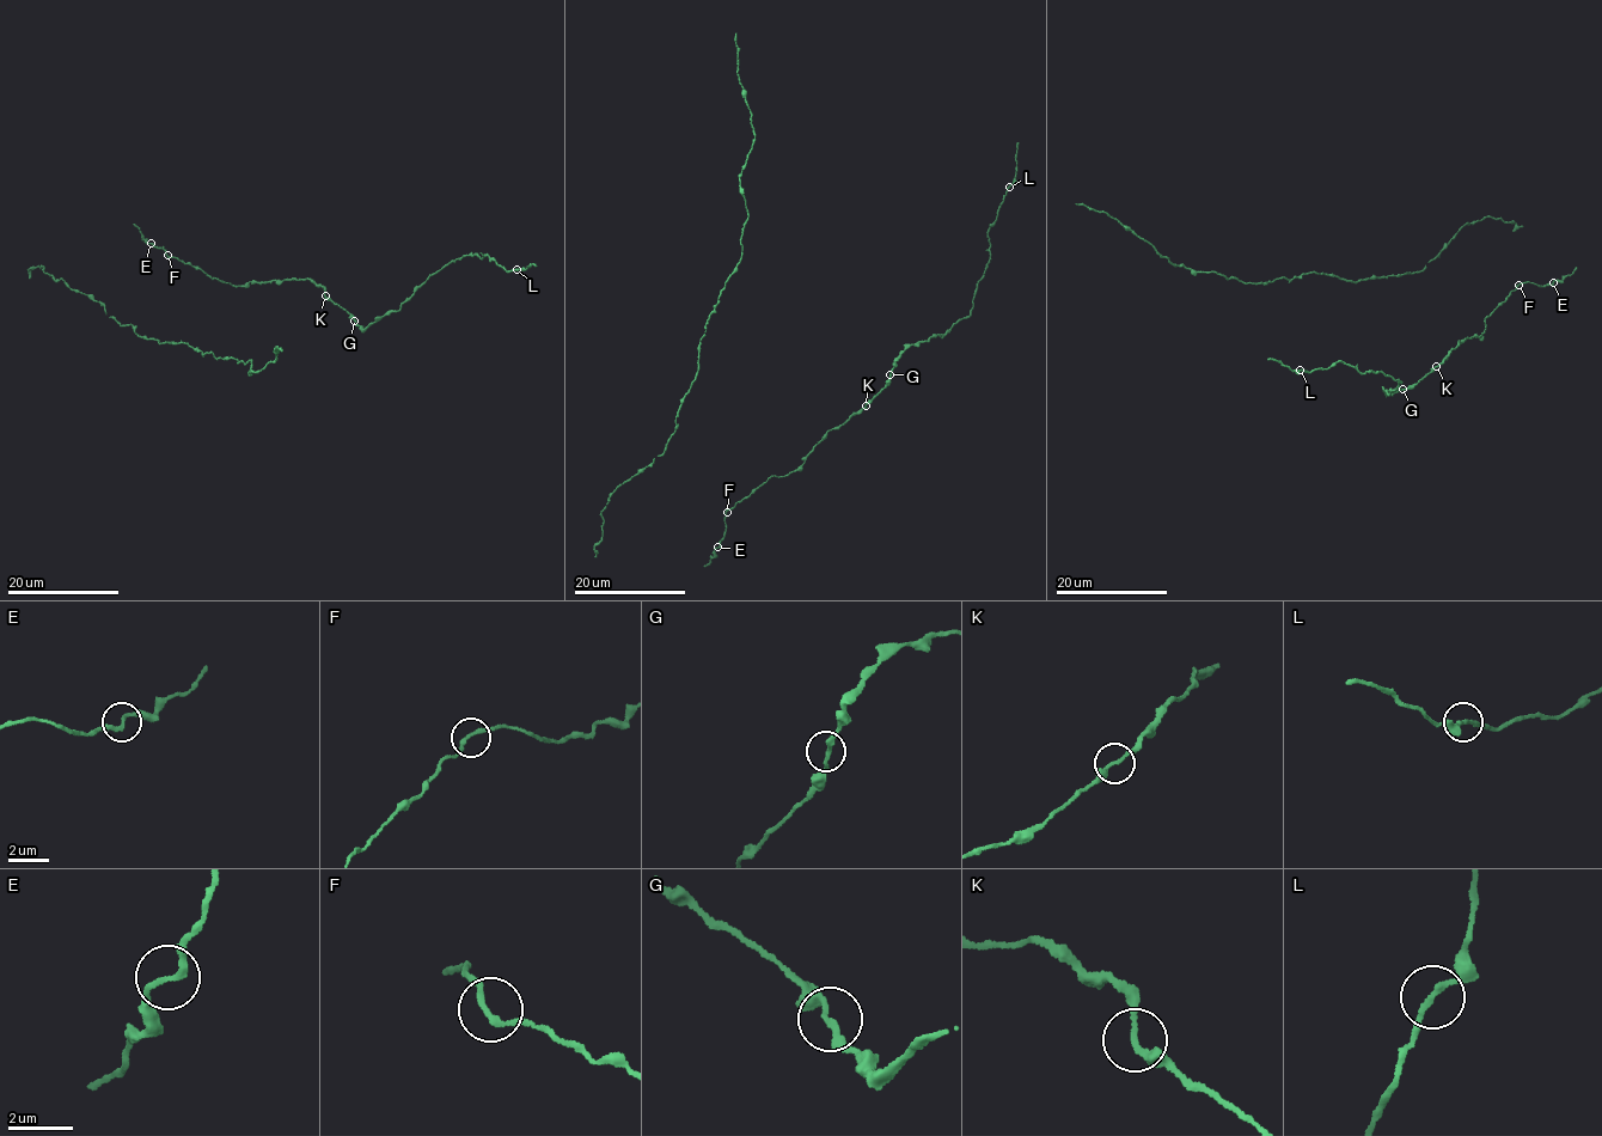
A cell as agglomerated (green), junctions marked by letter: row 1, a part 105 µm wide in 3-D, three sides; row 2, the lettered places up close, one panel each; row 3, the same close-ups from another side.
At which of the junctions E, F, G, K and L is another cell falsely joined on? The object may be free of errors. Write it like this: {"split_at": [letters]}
{"split_at": []}

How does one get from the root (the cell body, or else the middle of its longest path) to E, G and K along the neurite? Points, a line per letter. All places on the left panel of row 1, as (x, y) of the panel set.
E: (166, 256), (163, 246), (151, 243)
G: (166, 256), (236, 286), (307, 279), (320, 286), (325, 297), (354, 321)
K: (166, 256), (232, 285), (307, 279), (320, 286), (325, 295)

